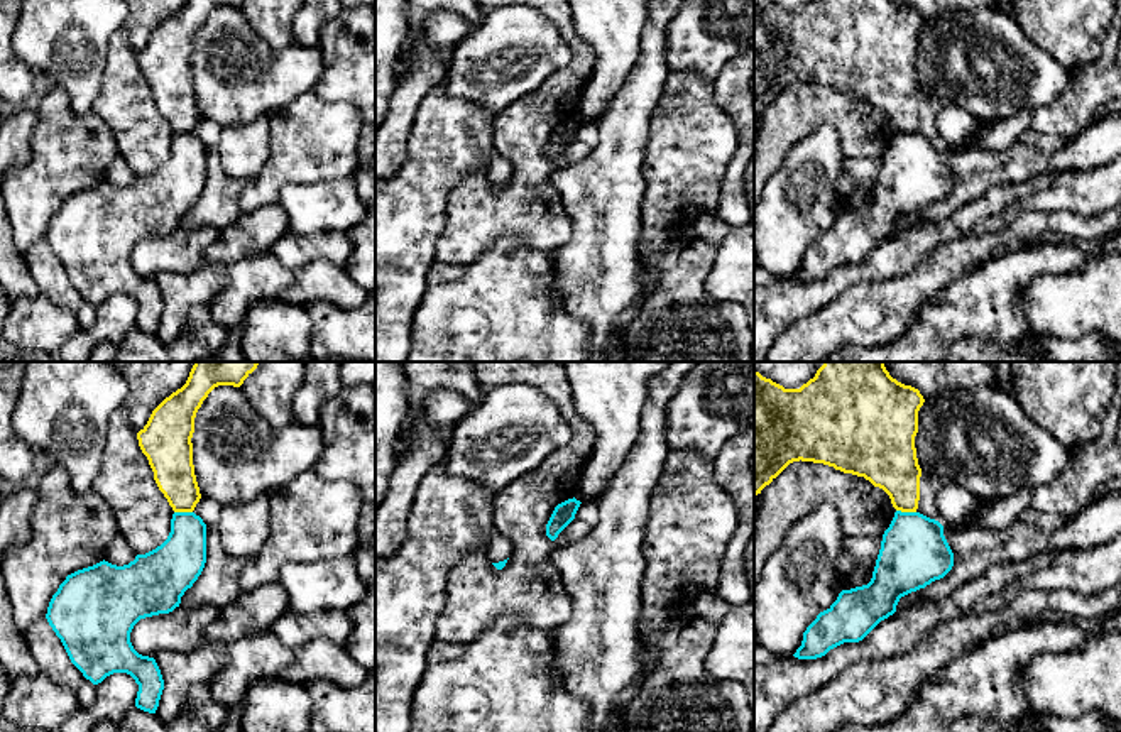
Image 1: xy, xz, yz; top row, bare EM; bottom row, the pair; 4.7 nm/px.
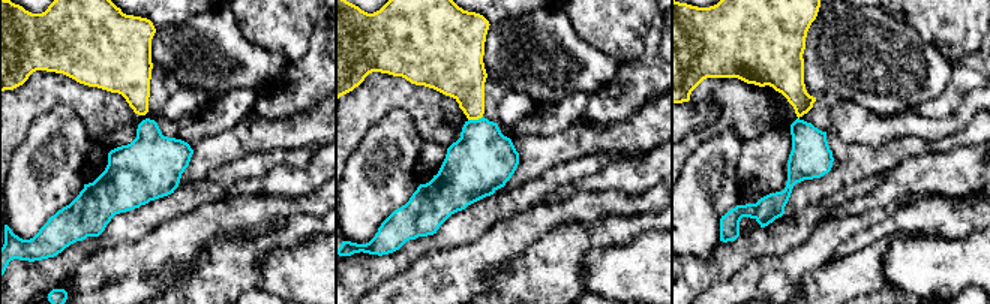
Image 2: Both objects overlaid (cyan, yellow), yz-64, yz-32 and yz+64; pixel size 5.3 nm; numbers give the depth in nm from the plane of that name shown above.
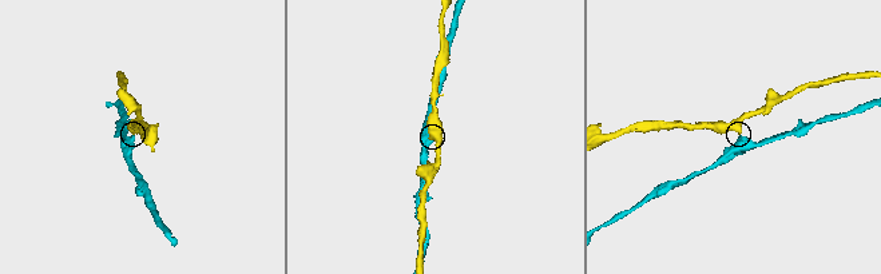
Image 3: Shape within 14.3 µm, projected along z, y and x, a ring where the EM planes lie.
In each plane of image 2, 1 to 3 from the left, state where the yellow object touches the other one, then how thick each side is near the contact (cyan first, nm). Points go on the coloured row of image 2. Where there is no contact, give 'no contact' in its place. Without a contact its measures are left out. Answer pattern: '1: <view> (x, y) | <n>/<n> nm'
1: no contact
2: yz-32 (474, 120) | 360/260 nm
3: no contact

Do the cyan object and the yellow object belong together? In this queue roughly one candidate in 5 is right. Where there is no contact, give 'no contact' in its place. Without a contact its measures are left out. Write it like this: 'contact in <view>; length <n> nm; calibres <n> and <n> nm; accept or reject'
contact in yz; length 100 nm; calibres 320 and 260 nm; reject

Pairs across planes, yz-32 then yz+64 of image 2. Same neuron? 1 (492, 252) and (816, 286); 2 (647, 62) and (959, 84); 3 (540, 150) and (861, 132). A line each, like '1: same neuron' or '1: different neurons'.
1: different neurons
2: same neuron
3: different neurons

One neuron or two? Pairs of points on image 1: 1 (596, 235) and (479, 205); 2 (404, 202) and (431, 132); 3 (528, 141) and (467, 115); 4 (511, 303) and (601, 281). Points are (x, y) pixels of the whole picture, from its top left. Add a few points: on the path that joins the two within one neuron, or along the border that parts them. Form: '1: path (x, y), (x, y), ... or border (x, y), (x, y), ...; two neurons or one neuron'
1: border (558, 191), (570, 220), (570, 242), (555, 257); two neurons
2: path (421, 185), (431, 171), (431, 149); one neuron
3: border (499, 112), (494, 120), (492, 149); two neurons
4: border (563, 306), (572, 316), (589, 325), (589, 337); two neurons

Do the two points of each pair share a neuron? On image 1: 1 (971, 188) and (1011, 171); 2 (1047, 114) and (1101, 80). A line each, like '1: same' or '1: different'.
1: same
2: same

